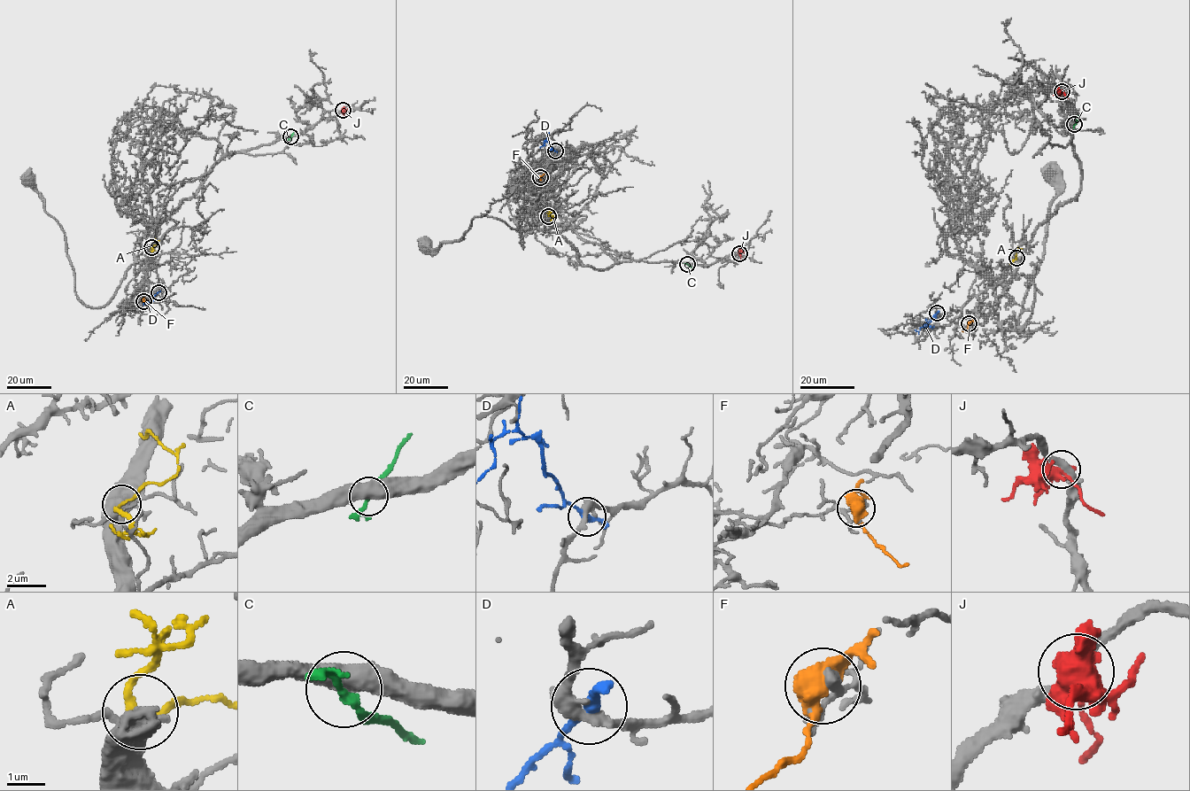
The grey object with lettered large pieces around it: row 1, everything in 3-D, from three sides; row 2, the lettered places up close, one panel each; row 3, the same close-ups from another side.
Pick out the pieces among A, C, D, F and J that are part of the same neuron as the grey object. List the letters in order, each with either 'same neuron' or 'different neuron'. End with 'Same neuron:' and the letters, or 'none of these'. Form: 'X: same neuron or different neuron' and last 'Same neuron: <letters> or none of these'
A: same neuron
C: different neuron
D: different neuron
F: different neuron
J: different neuron
Same neuron: A

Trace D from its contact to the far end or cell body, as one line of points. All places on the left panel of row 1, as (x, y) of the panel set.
D: (158, 292), (150, 303), (143, 303)

